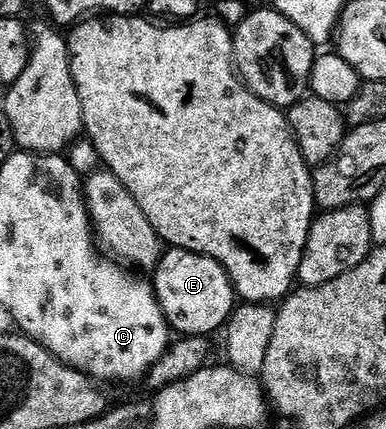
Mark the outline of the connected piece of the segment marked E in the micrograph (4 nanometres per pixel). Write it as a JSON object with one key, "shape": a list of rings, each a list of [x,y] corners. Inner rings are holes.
{"shape":[[[168,249],[160,257],[159,265],[153,271],[153,285],[168,326],[179,336],[211,336],[214,330],[222,331],[237,305],[235,285],[231,283],[225,267],[217,260],[197,252]]]}

